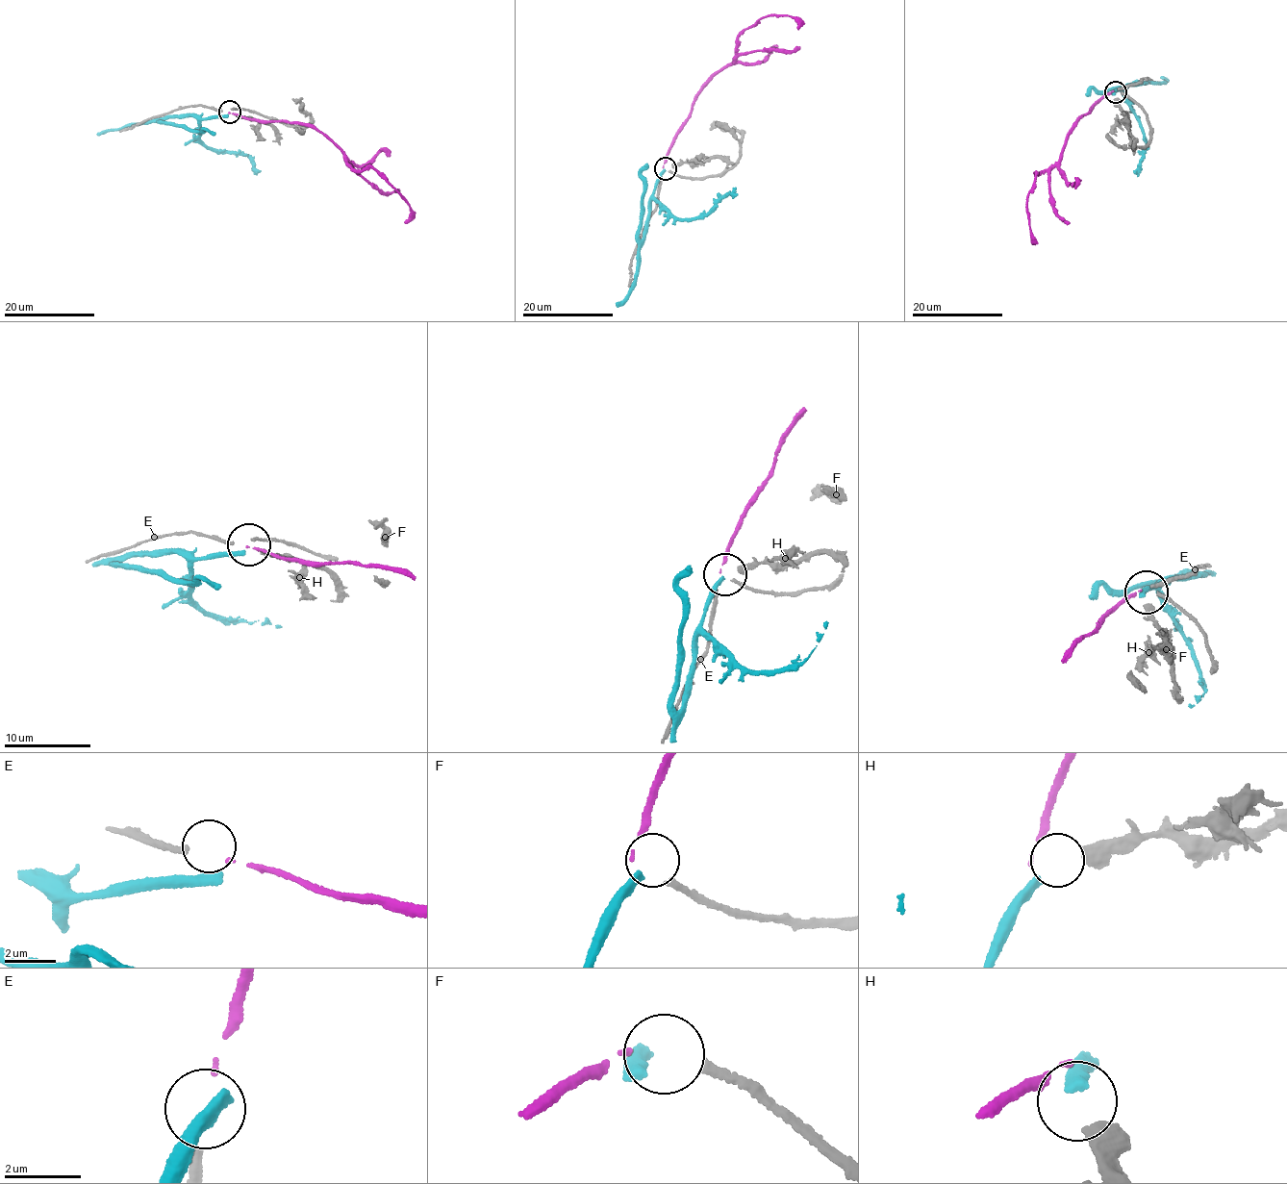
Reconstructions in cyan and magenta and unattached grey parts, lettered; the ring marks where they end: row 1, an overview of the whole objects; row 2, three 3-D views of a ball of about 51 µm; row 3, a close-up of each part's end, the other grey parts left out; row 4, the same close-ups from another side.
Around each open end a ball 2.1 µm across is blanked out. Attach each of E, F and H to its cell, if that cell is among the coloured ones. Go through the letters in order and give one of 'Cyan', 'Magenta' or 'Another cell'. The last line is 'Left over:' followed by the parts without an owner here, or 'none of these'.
E: Magenta
F: Another cell
H: Cyan
Left over: F

